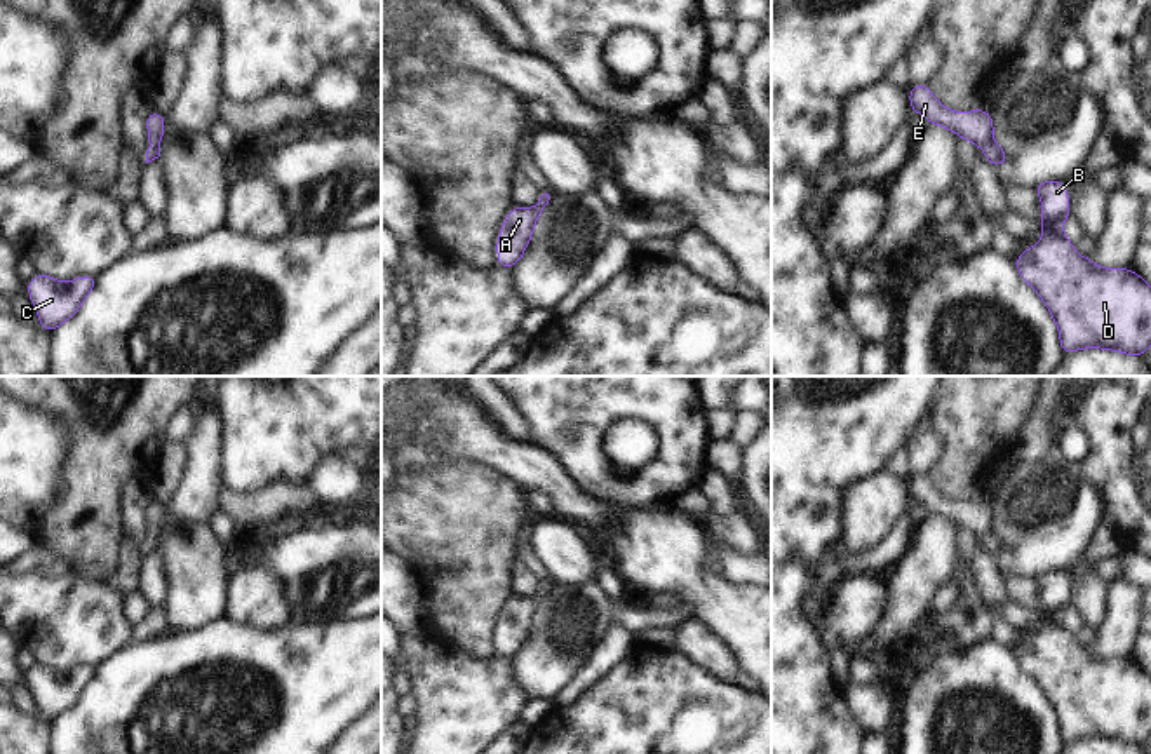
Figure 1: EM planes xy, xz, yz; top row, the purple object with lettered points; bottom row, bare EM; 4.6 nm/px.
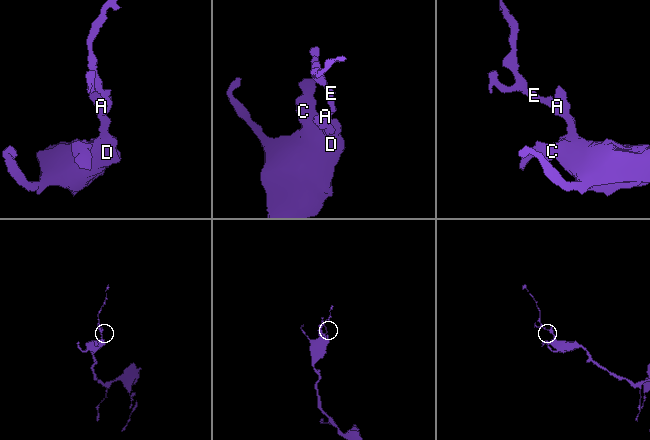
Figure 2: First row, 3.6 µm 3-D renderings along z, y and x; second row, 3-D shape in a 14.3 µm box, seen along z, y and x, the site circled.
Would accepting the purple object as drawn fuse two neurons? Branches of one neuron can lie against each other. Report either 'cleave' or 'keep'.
keep

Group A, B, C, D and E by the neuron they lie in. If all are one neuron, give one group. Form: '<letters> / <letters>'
A B C D E

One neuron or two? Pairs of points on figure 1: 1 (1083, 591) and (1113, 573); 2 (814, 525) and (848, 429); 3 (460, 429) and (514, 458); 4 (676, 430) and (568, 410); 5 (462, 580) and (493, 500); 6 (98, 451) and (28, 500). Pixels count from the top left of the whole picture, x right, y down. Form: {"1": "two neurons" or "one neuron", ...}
{"1": "two neurons", "2": "one neuron", "3": "one neuron", "4": "one neuron", "5": "one neuron", "6": "two neurons"}

